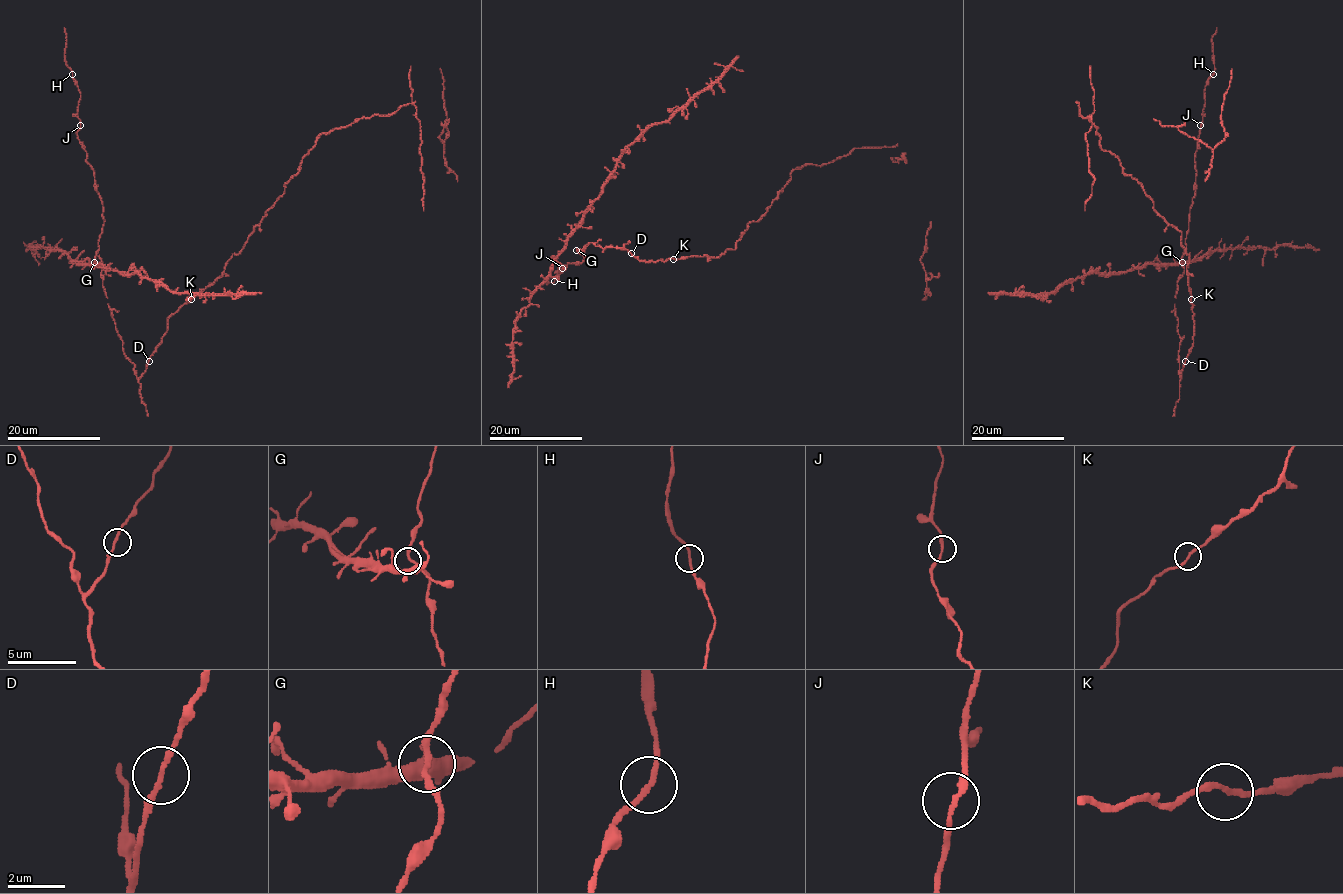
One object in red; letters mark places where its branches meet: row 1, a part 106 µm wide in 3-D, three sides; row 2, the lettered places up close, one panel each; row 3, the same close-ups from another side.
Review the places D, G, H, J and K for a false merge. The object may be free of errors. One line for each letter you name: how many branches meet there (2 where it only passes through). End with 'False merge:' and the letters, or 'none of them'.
False merge: none of them

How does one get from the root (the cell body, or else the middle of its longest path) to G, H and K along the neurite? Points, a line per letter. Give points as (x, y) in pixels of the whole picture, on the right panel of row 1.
G: (1186, 269), (1194, 335), (1180, 377), (1175, 304), (1177, 280), (1184, 271), (1182, 262)
H: (1186, 269), (1194, 335), (1180, 377), (1177, 280), (1184, 271), (1182, 256), (1196, 191), (1204, 89), (1213, 74)
K: (1186, 269), (1191, 299)

